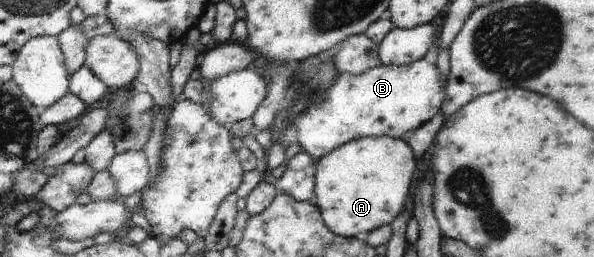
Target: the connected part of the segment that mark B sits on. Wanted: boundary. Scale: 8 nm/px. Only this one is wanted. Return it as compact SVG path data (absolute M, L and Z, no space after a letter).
M427 59L419 60L408 66L381 63L368 69L364 74L339 74L334 84L331 84L320 94L318 91L314 102L311 102L306 110L294 117L292 125L294 129L291 134L293 140L300 143L301 151L307 152L318 161L327 157L343 144L359 138L391 136L399 139L407 131L417 130L423 123L431 121L442 110L445 98L446 80L443 85L441 71L435 67L435 64L429 63Z

